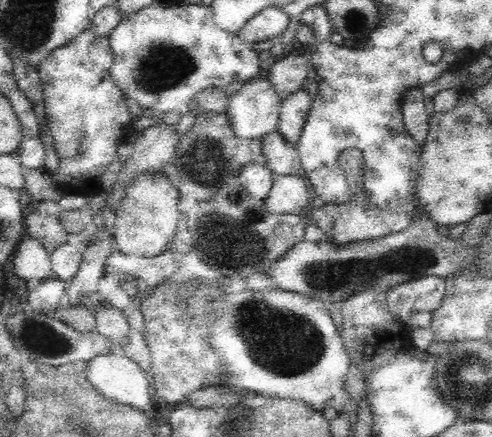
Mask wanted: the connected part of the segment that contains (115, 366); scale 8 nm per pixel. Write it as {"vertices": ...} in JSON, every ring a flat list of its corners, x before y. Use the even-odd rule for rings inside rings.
{"vertices":[[106,353,94,356,88,362,86,370,88,383,98,391,98,394,107,399,114,400,119,404,124,404,137,410,150,410,154,412,155,399,151,390,149,376,139,366,137,362,130,360,124,354]]}

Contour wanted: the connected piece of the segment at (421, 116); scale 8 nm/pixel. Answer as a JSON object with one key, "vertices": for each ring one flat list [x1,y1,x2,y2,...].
{"vertices":[[416,87,405,94,401,111,406,132,422,147,429,132,430,116,424,109,421,87]]}

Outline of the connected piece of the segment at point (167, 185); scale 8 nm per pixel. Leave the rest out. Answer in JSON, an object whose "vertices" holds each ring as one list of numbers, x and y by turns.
{"vertices":[[161,170,142,172,134,176,126,186,125,196,115,210,112,239,122,254,138,252,142,256,162,254,177,233,181,193]]}

